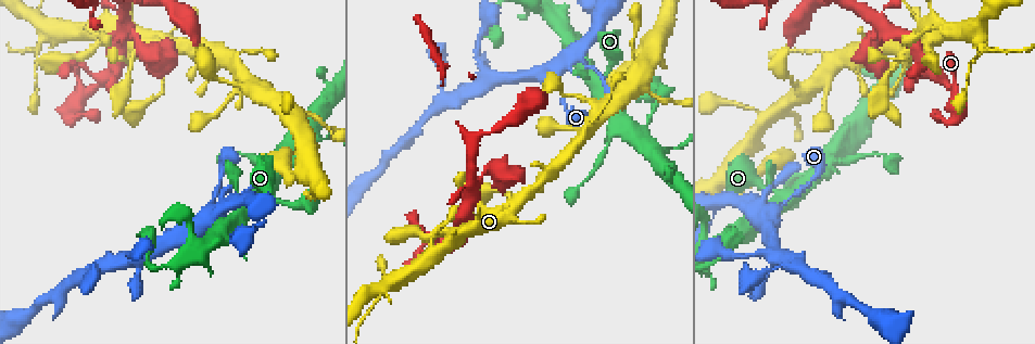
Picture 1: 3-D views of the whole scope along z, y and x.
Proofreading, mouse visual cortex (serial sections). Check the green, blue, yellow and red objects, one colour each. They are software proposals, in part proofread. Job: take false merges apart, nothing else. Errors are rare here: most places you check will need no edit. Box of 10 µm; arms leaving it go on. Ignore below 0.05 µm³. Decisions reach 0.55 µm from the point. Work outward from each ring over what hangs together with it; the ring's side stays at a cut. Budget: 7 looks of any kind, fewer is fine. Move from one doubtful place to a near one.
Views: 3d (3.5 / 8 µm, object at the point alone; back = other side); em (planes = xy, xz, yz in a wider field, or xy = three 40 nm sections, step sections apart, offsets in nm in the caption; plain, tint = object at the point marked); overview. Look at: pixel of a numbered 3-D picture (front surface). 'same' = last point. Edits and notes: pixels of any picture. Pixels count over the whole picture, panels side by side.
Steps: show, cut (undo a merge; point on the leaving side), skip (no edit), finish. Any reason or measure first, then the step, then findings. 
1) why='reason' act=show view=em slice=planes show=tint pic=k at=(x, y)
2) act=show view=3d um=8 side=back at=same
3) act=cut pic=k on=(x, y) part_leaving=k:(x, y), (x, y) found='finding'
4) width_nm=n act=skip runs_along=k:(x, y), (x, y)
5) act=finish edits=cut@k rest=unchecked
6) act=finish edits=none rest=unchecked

act=show view=3d um=8 pic=1 at=(996, 51)

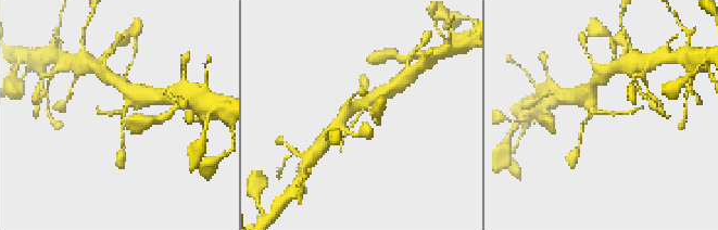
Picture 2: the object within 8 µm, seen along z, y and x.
arm_widths_nm=150,450 act=show view=em slice=planes show=tint at=same

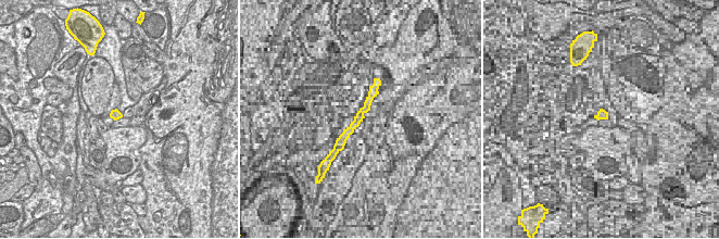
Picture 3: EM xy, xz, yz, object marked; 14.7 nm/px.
act=skip runs_along=2:(381, 93), (368, 102), (343, 137) found='continuous, no second cell'

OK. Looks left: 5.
why='sharp bend' act=show view=3d um=8 pic=1 at=(71, 118)

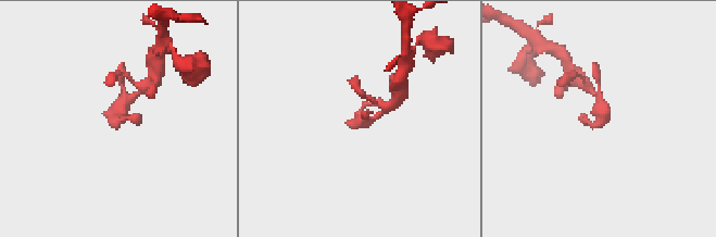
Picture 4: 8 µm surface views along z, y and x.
why='closer look' act=show view=3d um=3.5 at=same

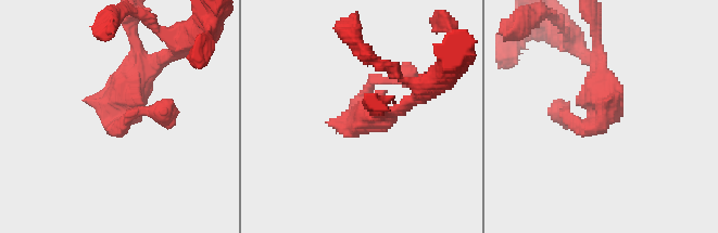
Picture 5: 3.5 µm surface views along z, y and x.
why='shape alone is not enough' act=show view=em slice=planes show=tint pic=5 at=(594, 121)

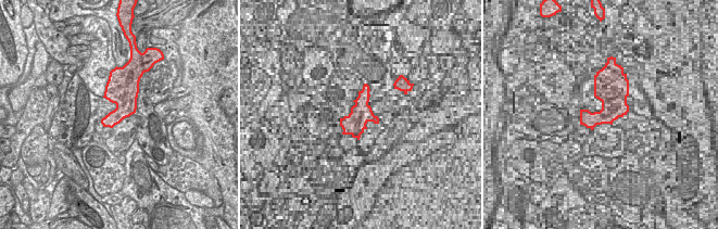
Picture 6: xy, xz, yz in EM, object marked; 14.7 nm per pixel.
act=skip runs_along=5:(596, 59), (605, 115), (577, 125), (561, 112) found='one cell here'

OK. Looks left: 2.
act=show view=3d um=3.5 pic=1 at=(883, 105)

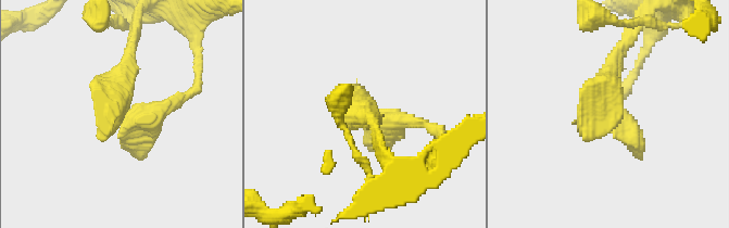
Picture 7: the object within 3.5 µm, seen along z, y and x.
act=show view=em slice=xy step=5 show=tint pic=7 at=(609, 119)

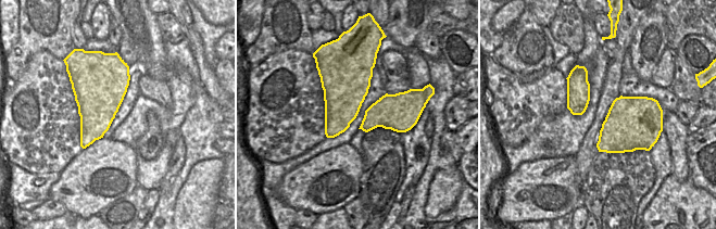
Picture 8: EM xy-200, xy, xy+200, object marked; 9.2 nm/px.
width_nm=380 act=skip runs_along=7:(614, 60), (603, 106), (639, 157) found='all the same cell'

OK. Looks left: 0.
act=finish edits=none rest=unchecked

